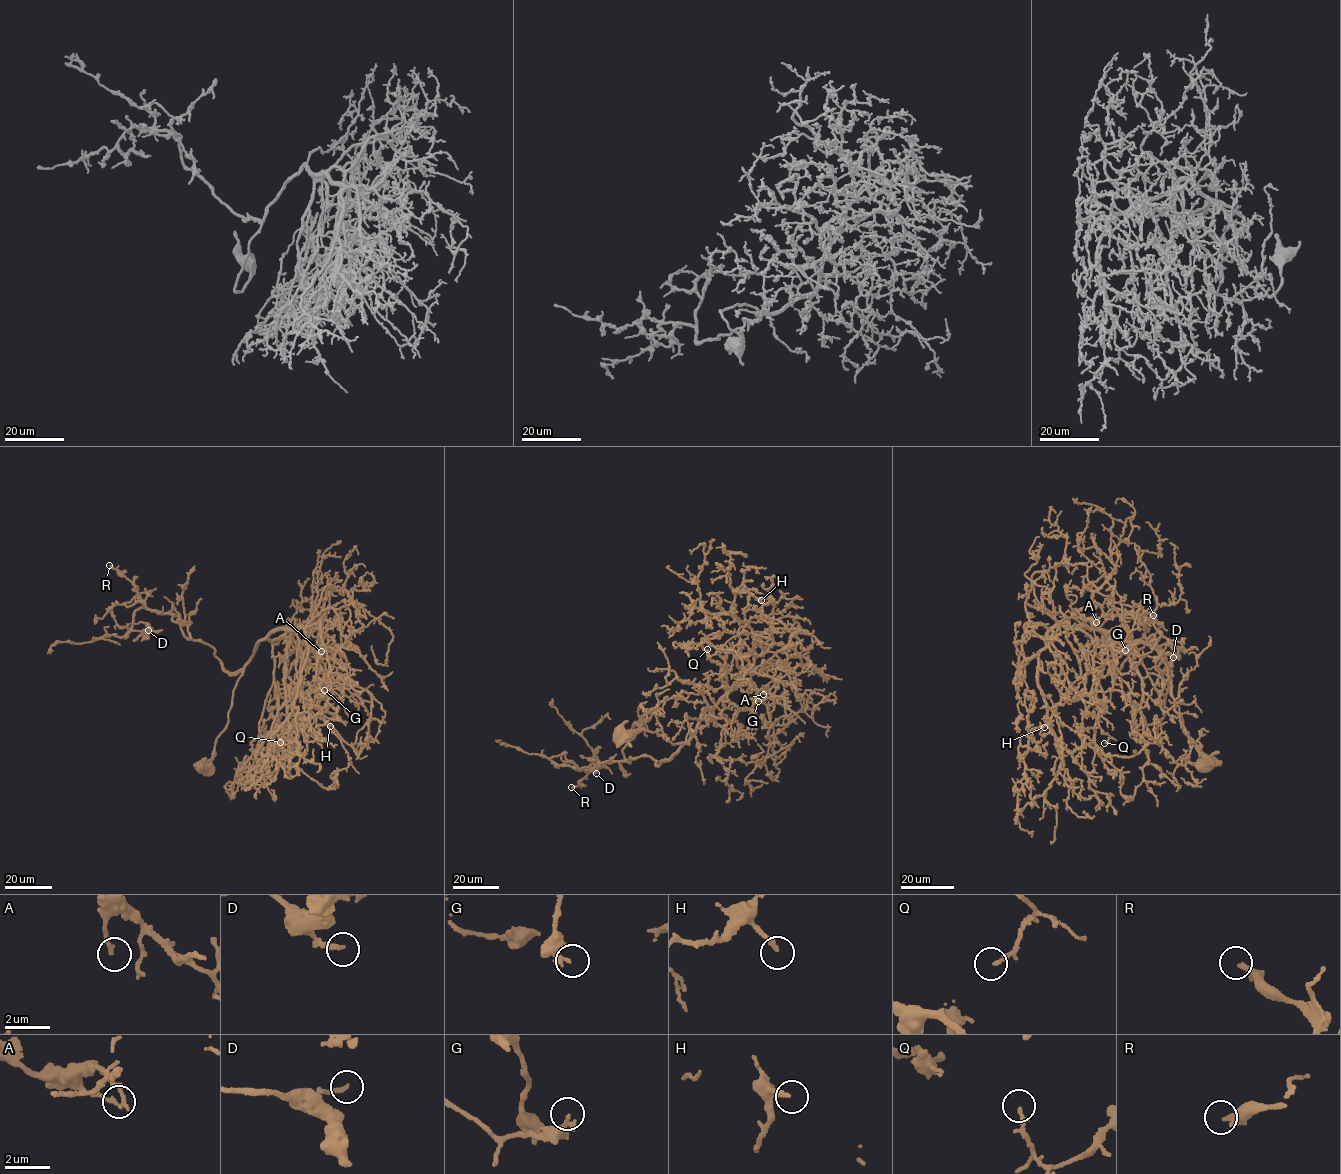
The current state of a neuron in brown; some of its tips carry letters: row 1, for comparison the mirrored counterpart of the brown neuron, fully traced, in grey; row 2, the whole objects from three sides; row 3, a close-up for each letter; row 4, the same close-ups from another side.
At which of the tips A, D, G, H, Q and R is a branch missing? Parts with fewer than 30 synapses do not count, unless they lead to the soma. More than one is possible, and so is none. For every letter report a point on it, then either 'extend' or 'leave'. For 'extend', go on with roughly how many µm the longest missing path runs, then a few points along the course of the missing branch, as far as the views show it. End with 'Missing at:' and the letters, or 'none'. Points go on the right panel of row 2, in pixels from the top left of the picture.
A: place (1096, 622); leave
D: place (1173, 657); leave
G: place (1125, 650); leave
H: place (1044, 727); leave
Q: place (1104, 743); leave
R: place (1153, 615); extend; missing 15 µm
Missing at: R

